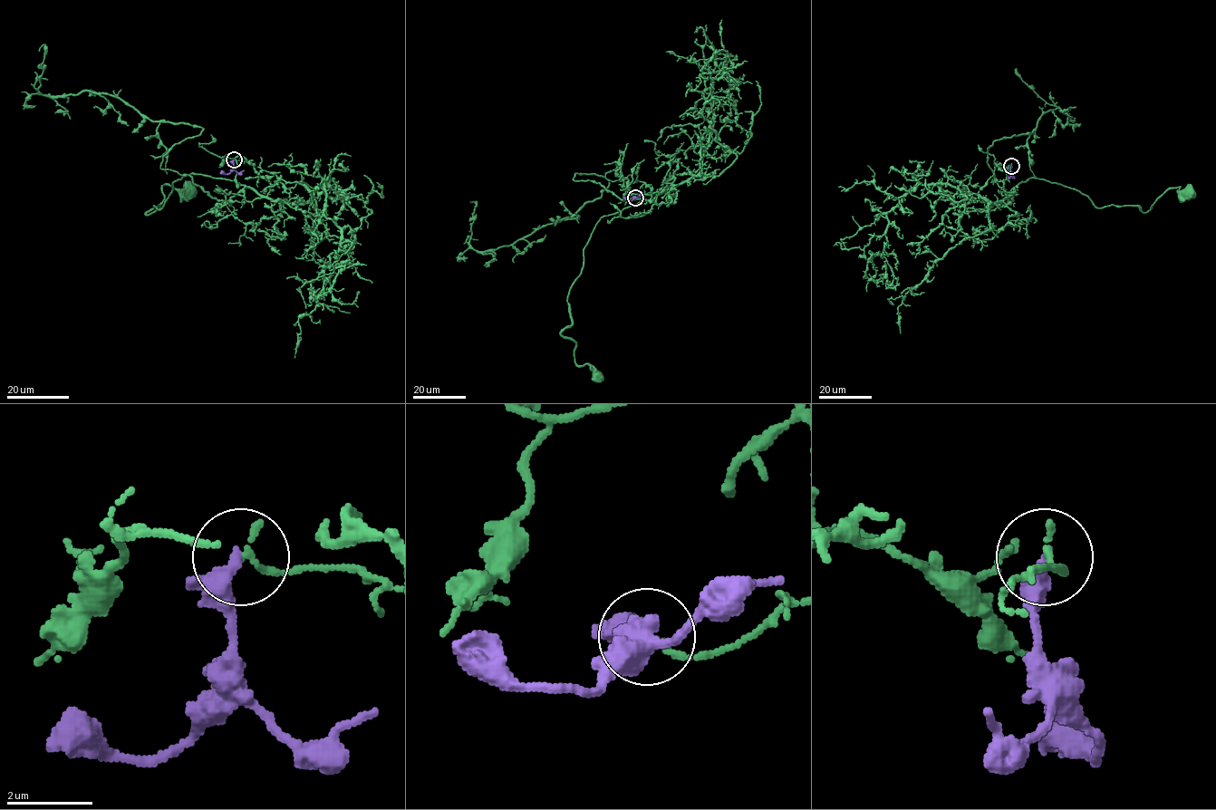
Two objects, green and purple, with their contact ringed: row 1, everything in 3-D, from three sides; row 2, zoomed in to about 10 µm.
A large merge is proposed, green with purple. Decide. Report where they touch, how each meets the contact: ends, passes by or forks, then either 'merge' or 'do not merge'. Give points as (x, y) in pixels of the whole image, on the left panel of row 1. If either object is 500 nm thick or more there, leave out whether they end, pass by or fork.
at (234, 159); green ends there; purple passes by; do not merge

